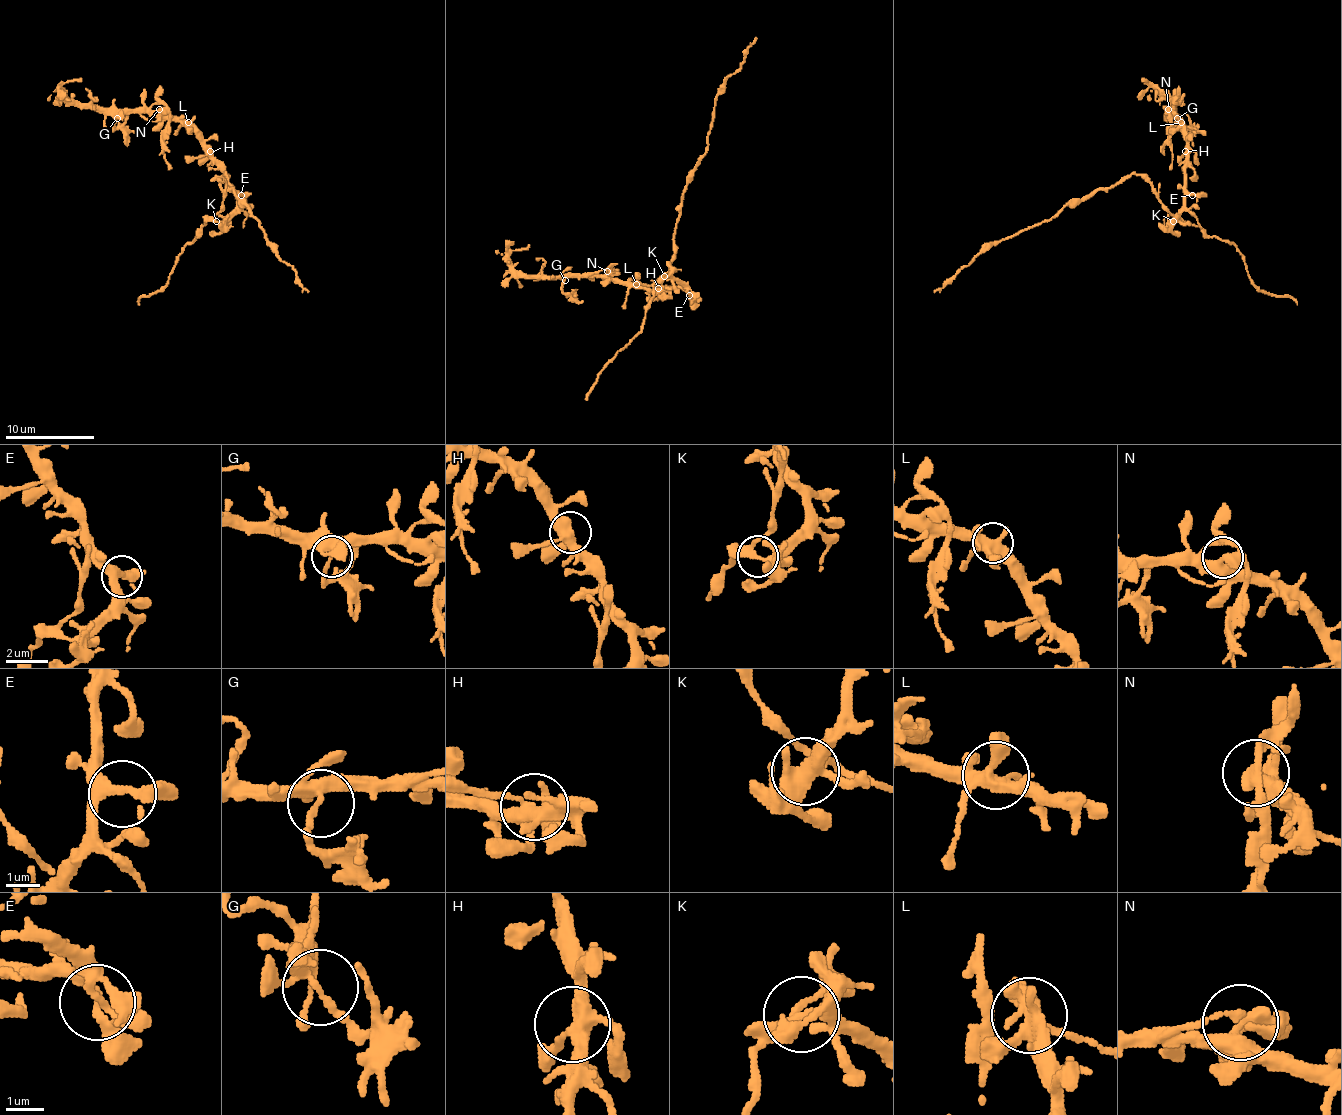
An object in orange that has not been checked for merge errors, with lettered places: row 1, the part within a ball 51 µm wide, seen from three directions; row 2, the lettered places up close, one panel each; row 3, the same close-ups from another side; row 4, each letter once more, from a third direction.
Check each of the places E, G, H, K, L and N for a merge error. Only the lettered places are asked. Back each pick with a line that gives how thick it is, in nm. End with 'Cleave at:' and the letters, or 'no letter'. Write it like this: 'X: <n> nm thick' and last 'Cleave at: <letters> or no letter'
G: 240 nm thick
K: 280 nm thick
N: 340 nm thick
Cleave at: G, K, N

